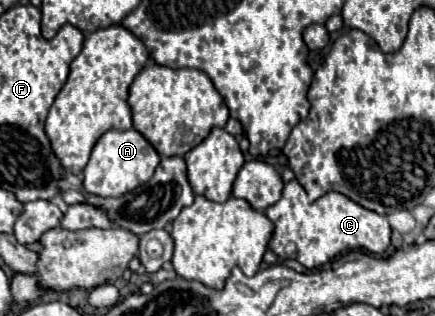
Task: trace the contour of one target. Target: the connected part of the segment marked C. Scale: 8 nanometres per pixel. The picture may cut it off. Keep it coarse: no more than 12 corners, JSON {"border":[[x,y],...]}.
{"border":[[296,180],[266,208],[270,250],[308,270],[364,248],[384,254],[386,216],[340,192],[308,202]]}

